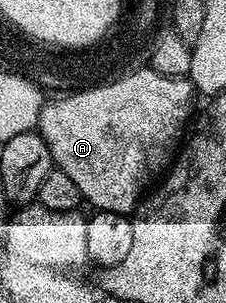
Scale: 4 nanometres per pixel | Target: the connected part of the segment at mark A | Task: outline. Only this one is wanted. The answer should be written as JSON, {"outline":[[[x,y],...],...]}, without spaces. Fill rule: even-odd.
{"outline":[[[142,69],[130,74],[130,79],[122,78],[112,83],[86,87],[84,91],[55,97],[52,103],[51,100],[44,102],[37,130],[45,145],[49,145],[52,164],[77,184],[84,200],[88,204],[91,202],[95,211],[112,211],[130,216],[140,202],[139,190],[147,186],[150,188],[176,158],[181,140],[196,114],[195,99],[197,92],[190,78],[174,79],[150,69]]]}

